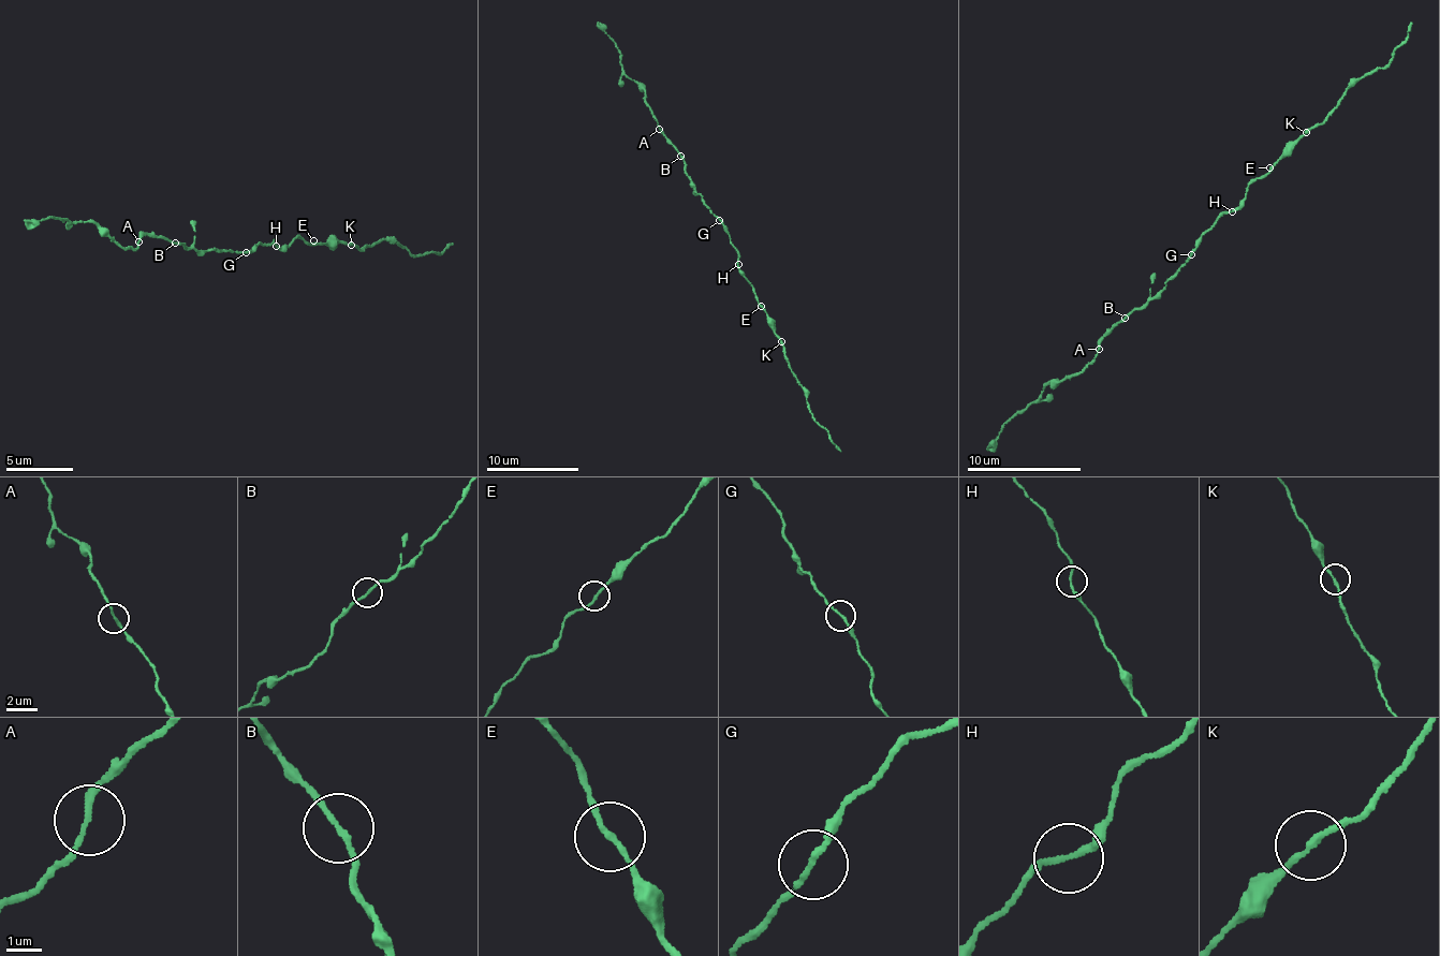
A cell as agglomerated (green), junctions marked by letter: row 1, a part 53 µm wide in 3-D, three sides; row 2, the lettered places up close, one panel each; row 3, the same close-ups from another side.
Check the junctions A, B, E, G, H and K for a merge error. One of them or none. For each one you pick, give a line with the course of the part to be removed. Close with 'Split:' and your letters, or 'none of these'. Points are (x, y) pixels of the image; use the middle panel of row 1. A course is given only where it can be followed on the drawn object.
Split: none of these

